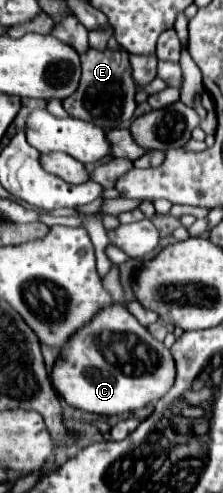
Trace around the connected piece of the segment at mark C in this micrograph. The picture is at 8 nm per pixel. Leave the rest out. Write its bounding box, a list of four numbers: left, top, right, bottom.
[50,303,176,415]

